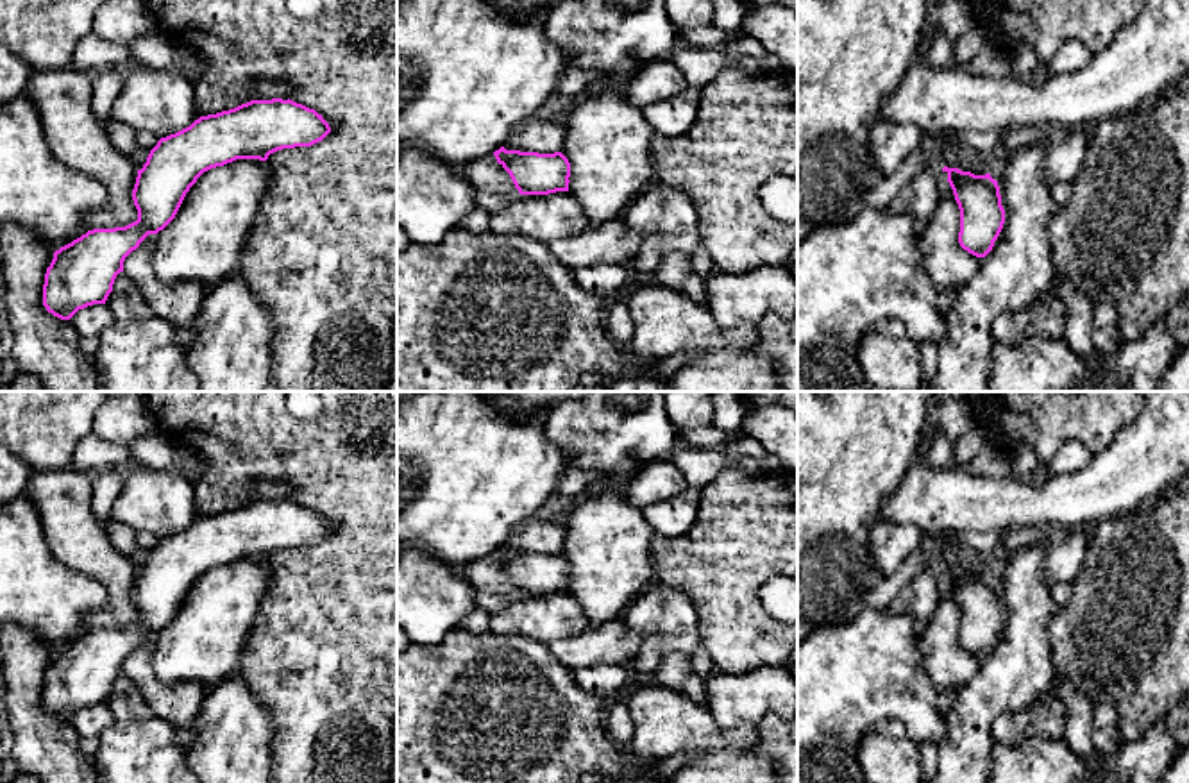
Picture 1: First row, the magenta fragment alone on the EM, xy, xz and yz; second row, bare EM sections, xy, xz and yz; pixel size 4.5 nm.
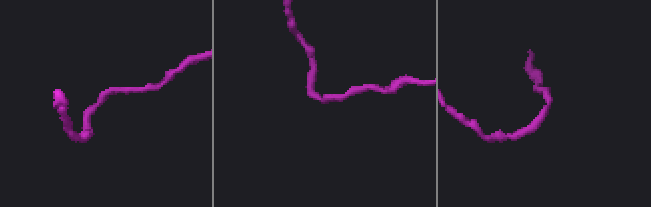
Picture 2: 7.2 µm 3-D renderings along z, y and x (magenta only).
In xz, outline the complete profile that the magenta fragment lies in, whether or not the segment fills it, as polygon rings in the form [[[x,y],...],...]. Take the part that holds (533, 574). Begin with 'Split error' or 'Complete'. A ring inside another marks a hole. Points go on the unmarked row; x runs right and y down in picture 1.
Complete. [[[501,547],[493,556],[520,595],[569,592],[570,563],[561,552],[538,554]]]

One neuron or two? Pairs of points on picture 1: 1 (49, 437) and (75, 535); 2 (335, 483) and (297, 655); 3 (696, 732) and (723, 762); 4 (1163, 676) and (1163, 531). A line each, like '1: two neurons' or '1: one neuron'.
1: two neurons
2: one neuron
3: two neurons
4: one neuron

